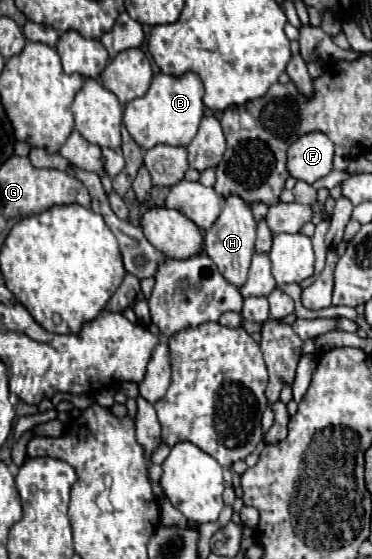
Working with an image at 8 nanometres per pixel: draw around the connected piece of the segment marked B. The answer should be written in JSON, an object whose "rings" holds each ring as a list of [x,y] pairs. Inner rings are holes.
{"rings":[[[167,74],[153,76],[153,82],[145,96],[131,100],[123,112],[123,124],[129,130],[131,138],[145,150],[167,144],[167,146],[187,146],[193,136],[197,134],[199,122],[205,114],[203,98],[203,84],[199,76],[185,74],[181,78],[173,78]]]}

